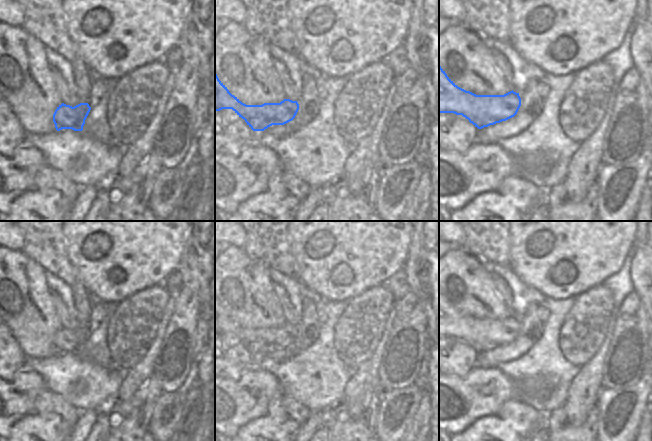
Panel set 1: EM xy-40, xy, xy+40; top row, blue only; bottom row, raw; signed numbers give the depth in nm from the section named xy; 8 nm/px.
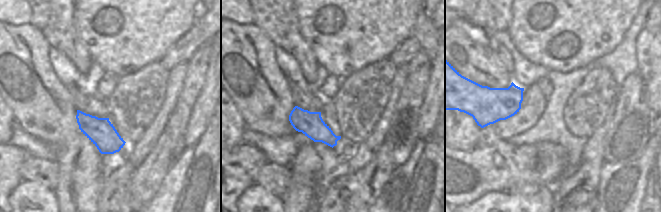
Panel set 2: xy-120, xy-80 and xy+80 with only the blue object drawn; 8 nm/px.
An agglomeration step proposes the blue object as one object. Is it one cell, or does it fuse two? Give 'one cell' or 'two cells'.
one cell

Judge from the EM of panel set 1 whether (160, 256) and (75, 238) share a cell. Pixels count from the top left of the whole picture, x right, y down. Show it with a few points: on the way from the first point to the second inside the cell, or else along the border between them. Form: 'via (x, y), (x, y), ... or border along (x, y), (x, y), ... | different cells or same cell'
via (136, 256), (132, 260), (87, 261) | same cell

